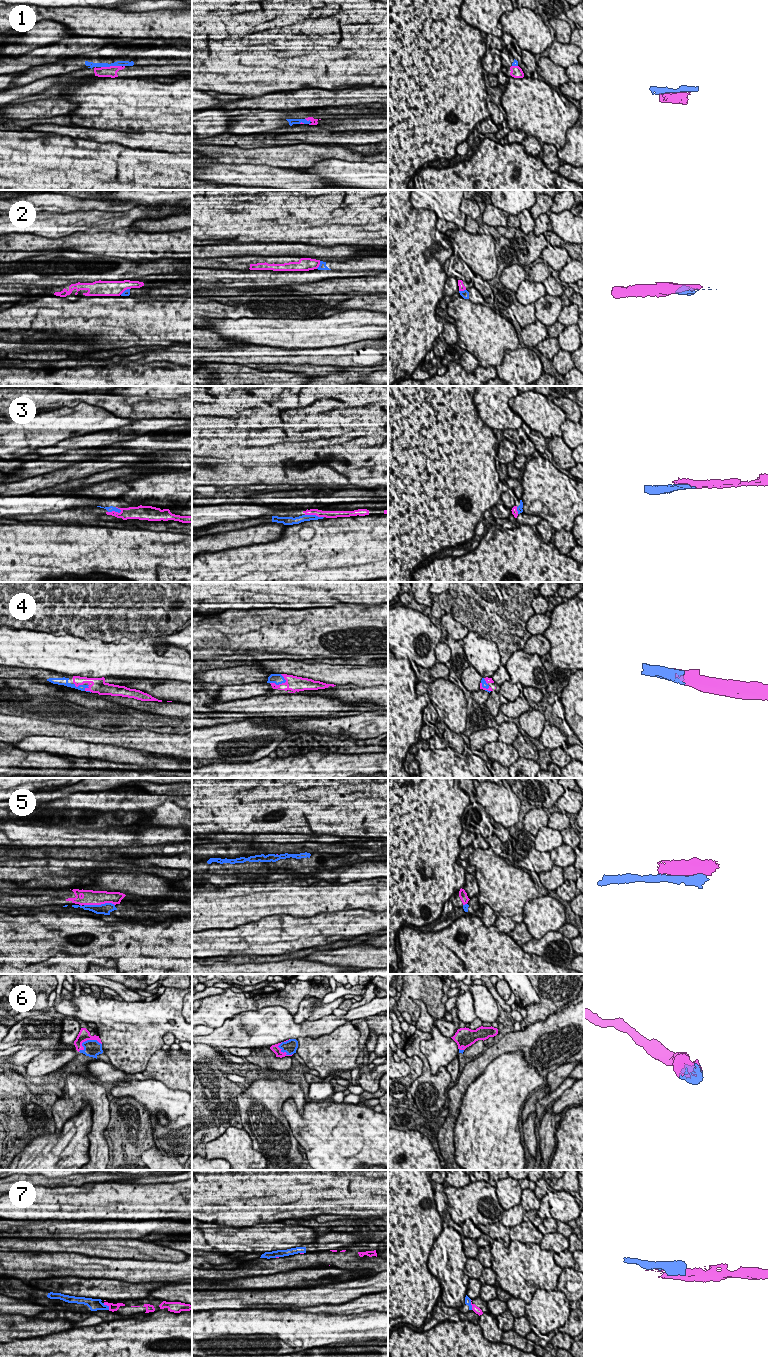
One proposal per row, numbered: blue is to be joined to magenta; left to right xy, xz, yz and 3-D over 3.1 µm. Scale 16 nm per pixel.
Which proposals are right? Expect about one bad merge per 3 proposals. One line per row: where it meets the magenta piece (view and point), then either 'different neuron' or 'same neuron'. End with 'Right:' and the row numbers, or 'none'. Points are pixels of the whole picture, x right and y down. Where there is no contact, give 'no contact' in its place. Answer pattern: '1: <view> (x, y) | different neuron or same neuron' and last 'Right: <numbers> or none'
1: xy (111, 66) | different neuron
2: xz (319, 264) | different neuron
3: xy (114, 511) | same neuron
4: xz (279, 684) | same neuron
5: xy (99, 904) | different neuron
6: xy (86, 1040) | same neuron
7: xy (107, 1305) | different neuron
Right: 3, 4, 6

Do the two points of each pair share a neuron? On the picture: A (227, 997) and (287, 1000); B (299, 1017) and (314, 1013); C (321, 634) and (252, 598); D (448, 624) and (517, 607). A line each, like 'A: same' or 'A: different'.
A: same
B: same
C: different
D: different

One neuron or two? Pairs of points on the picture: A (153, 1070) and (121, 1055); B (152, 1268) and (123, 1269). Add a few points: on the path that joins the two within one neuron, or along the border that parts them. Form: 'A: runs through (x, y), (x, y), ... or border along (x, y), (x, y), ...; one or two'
A: border along (160, 1048), (152, 1055), (142, 1072); two
B: runs through (145, 1268), (130, 1268); one

